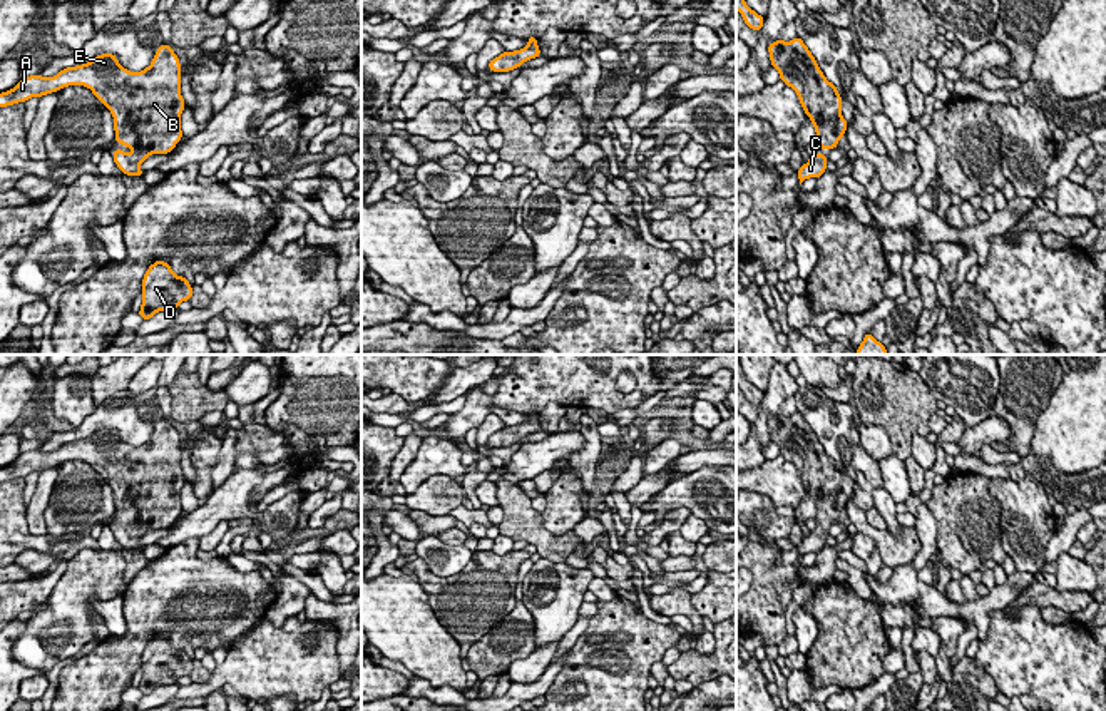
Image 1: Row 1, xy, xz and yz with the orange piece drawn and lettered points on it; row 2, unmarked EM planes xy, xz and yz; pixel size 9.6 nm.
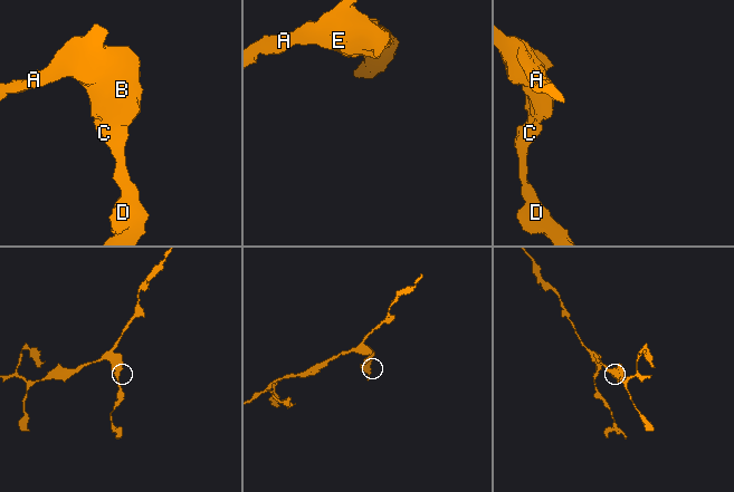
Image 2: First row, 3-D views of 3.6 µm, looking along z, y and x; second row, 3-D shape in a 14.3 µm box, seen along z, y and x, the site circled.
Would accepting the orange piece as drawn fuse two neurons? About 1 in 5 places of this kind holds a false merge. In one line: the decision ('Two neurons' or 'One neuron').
One neuron

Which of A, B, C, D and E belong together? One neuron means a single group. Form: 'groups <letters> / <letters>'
groups A B C D E

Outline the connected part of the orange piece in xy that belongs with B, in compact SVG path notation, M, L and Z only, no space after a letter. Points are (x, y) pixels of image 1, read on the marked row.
M162 43L156 50L149 67L142 72L131 72L124 69L114 54L100 54L87 64L62 69L54 77L30 75L20 79L18 84L0 94L0 107L27 102L32 97L42 97L52 92L59 92L69 85L84 85L110 110L114 117L115 139L120 146L132 149L132 154L125 154L120 149L114 149L114 162L125 176L139 176L144 172L139 166L154 152L169 154L182 139L181 114L186 102L181 95L181 62L171 45Z

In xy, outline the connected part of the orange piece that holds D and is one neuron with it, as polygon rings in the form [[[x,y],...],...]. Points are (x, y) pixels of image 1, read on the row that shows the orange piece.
[[[157,259],[142,278],[142,304],[139,316],[151,320],[159,311],[177,309],[177,304],[189,301],[194,294],[189,281],[177,276],[167,263]]]

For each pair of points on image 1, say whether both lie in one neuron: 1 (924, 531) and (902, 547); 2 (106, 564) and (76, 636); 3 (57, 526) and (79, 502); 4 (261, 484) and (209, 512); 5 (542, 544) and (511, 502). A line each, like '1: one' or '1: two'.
1: two
2: one
3: one
4: one
5: one

